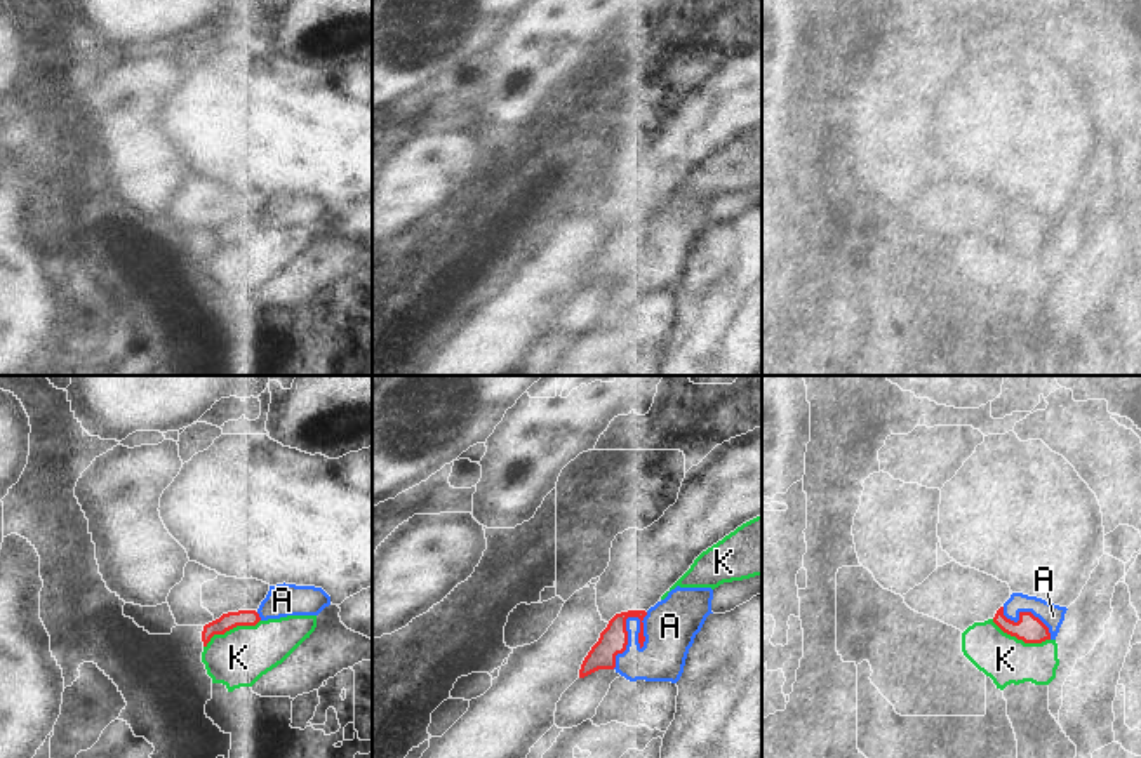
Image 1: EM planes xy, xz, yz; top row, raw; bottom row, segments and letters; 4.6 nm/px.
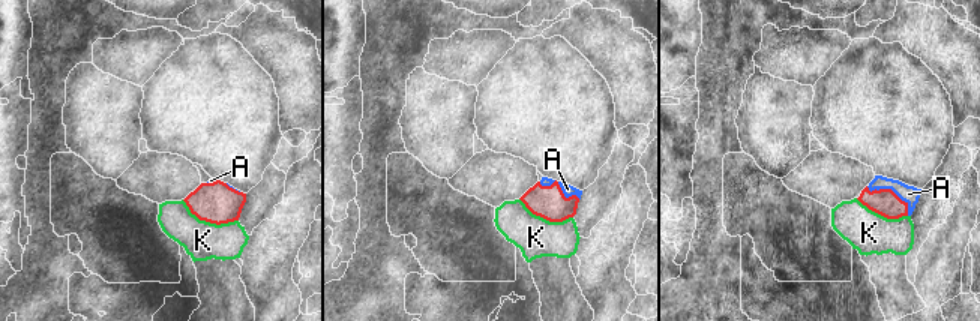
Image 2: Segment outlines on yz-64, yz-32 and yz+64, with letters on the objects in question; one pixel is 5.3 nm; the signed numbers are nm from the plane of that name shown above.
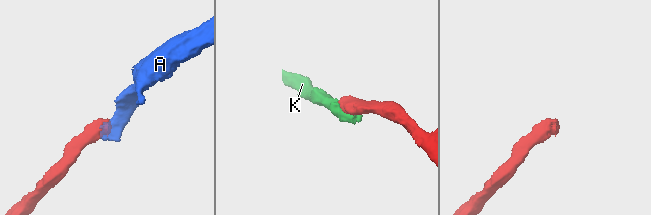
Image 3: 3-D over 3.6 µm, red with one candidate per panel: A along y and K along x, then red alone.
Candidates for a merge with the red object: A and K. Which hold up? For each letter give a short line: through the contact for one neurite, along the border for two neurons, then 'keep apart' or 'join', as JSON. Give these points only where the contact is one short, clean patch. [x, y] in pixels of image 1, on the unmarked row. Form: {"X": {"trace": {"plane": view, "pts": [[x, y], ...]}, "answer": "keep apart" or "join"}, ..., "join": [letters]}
{"A": {"trace": {"plane": "xz", "pts": [[613, 251], [627, 246], [665, 242], [670, 237]]}, "answer": "join"}, "K": {"answer": "keep apart"}, "join": ["A"]}

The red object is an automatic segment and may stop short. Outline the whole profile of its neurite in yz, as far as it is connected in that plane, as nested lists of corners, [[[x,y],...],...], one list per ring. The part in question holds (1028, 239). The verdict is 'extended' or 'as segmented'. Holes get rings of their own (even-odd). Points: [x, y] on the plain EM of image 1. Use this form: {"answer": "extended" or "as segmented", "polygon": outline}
{"answer": "extended", "polygon": [[[1012,203],[997,221],[993,233],[1007,245],[1024,254],[1056,250],[1064,231],[1066,217],[1049,214],[1037,207]]]}

